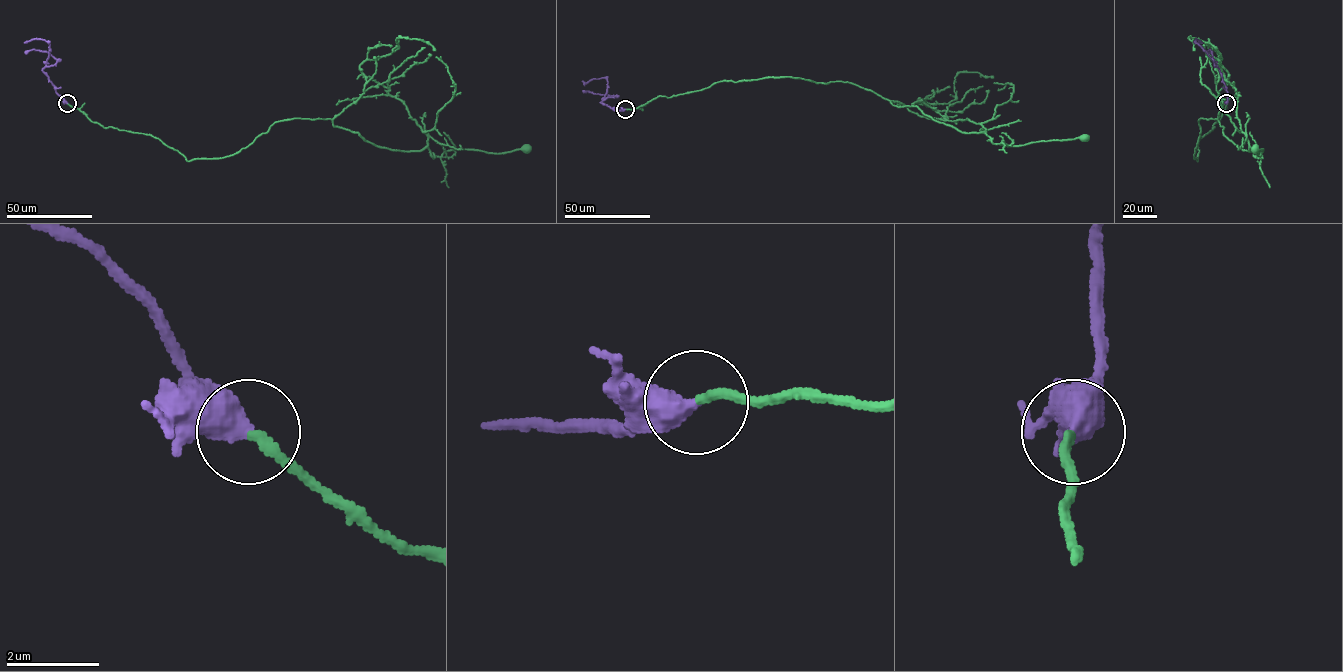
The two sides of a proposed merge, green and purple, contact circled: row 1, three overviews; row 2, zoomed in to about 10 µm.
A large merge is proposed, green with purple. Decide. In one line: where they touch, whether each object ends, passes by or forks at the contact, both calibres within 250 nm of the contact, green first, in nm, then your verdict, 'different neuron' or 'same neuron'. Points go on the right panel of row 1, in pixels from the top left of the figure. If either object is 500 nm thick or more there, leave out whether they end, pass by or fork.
(1226, 103) | 220/600 nm | same neuron

